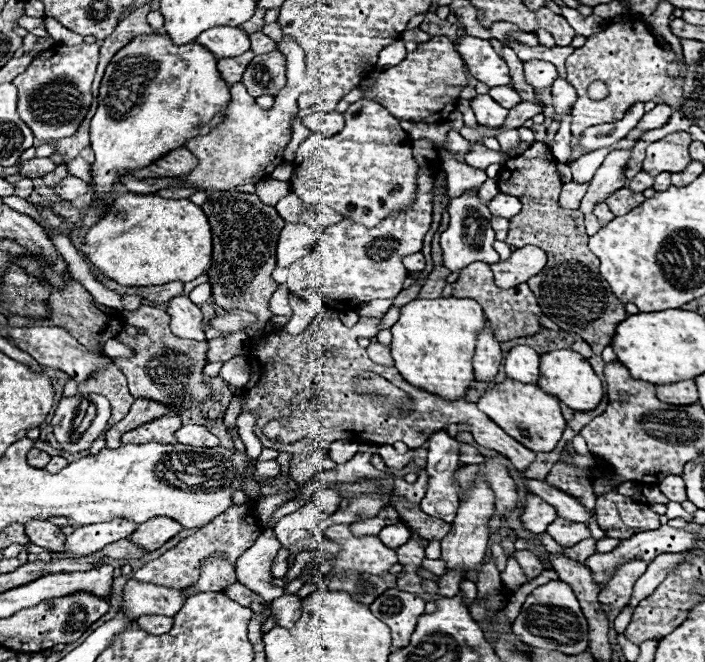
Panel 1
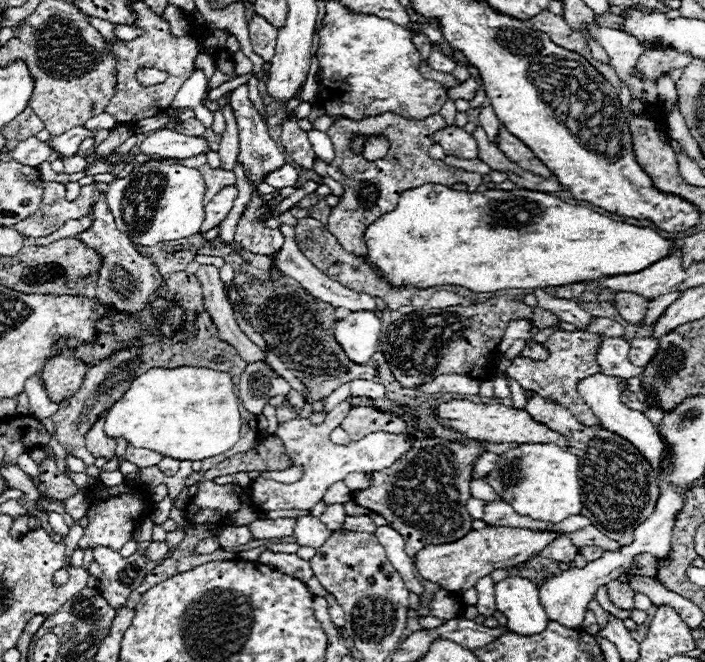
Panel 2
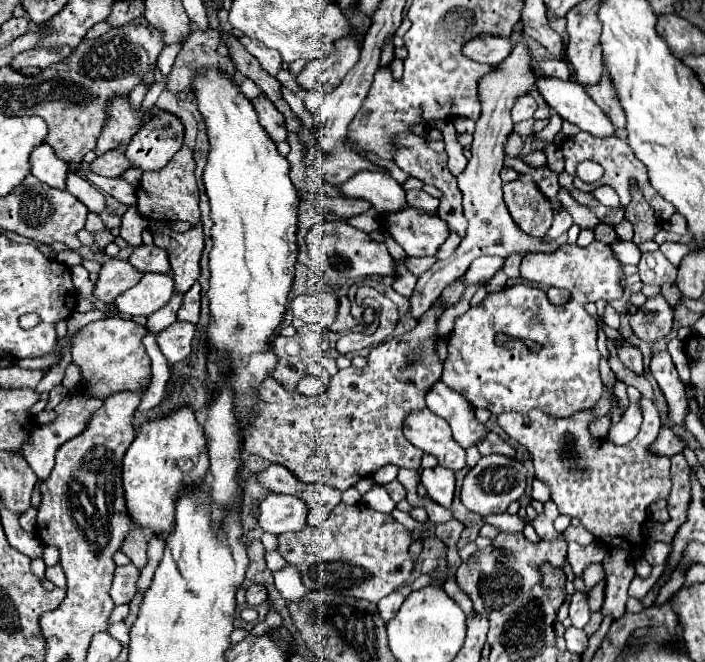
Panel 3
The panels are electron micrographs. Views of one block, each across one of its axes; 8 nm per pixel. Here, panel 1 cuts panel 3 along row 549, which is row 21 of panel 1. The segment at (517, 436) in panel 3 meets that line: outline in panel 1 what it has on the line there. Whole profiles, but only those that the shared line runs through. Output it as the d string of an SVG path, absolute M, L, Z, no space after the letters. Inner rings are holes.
M624 20L624 22L612 22L608 24L600 34L588 36L586 44L578 50L574 50L572 56L566 58L566 80L576 88L578 98L572 108L572 158L584 154L584 150L576 144L578 136L584 132L584 128L602 124L602 122L618 122L624 118L626 110L634 102L648 102L656 100L656 104L666 102L672 108L682 106L682 80L686 74L686 68L682 66L682 72L676 80L672 80L666 72L666 66L676 60L676 54L670 50L662 50L656 44L654 34L640 34L642 30L638 22ZM602 80L608 84L610 94L604 100L590 100L586 94L586 88L594 82Z

